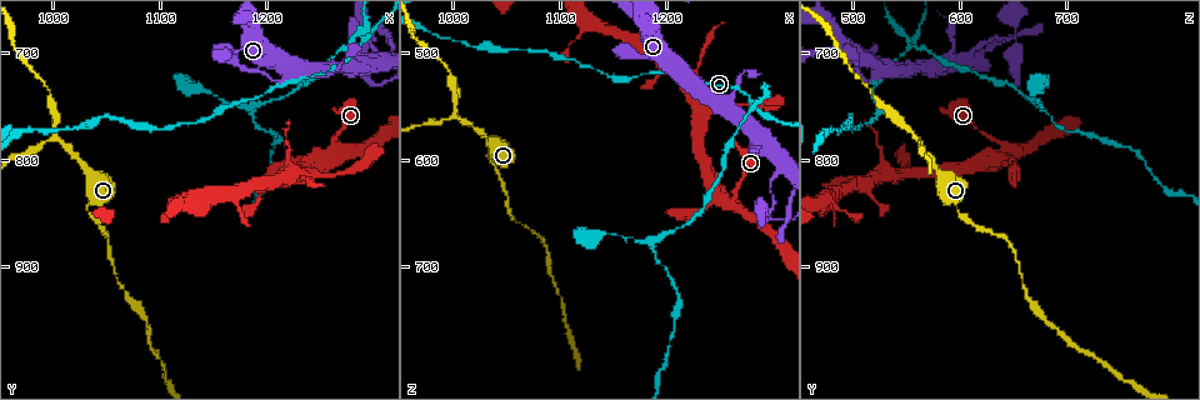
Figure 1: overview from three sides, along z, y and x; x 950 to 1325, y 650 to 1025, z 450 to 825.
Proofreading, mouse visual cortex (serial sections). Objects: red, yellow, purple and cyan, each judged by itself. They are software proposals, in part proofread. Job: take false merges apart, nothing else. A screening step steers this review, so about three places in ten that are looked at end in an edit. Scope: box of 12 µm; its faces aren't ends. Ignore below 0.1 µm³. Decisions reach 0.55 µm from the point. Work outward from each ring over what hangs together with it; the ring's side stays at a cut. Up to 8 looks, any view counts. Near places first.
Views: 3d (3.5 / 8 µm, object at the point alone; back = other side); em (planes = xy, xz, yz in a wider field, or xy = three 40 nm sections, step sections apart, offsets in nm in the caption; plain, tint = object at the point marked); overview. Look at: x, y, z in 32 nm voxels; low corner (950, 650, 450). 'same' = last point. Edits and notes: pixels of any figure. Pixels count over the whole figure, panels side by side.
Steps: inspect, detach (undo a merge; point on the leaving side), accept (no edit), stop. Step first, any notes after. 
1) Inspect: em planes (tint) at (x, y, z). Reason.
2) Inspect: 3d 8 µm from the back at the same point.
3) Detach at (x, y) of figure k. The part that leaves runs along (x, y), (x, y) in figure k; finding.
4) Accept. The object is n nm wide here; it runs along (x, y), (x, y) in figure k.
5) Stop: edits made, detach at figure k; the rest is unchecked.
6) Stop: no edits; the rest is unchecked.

Inspect: 3d 3.5 µm at (1282, 696, 552). Four arms meet.

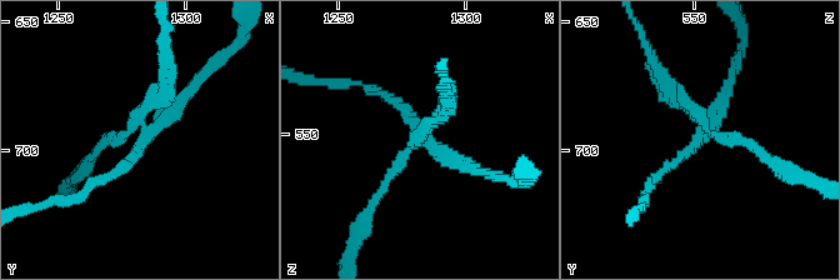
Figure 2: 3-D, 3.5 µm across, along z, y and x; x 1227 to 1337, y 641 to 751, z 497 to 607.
Inspect: em planes (tint) at (1284, 695, 553).

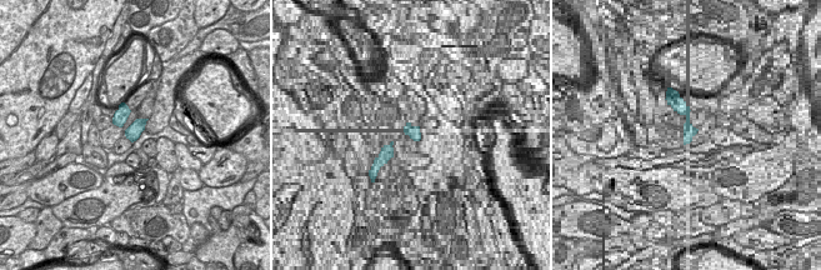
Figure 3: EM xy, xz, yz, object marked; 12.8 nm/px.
Detach at (153, 88) of figure 2. The part that leaves runs along (140, 124), (101, 143), (83, 170) in figure 2; two cells meet here.

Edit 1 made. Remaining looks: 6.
Inspect: 3d 3.5 µm at (1302, 700, 616). Calibre changes.

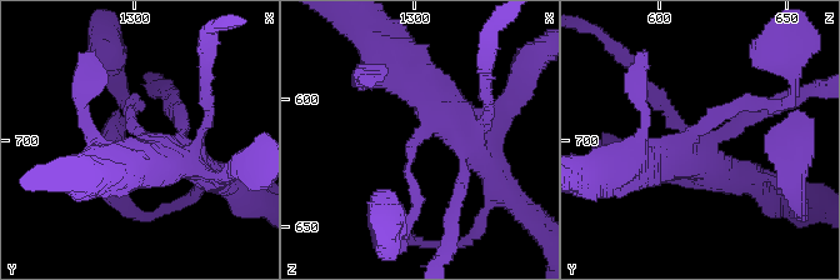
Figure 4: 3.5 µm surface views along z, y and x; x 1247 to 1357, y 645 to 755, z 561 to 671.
Inspect: em xy step 2 (tint) at (1302, 697, 615). The arms are 150, 500 nm wide.

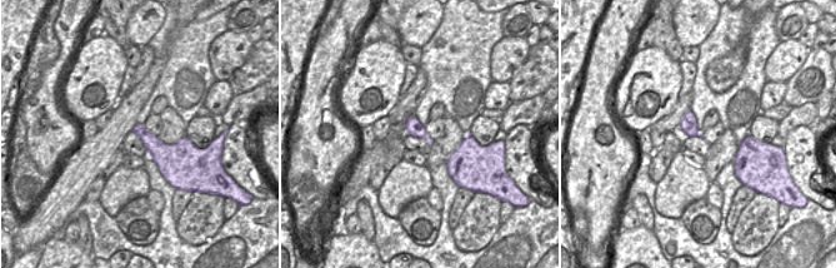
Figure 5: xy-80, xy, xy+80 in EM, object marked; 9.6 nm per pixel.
Accept. It runs along (638, 168), (740, 101), (765, 105) in figure 4; one cell here.

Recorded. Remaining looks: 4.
Inspect: 3d 8 µm at (1262, 784, 638). Branch point.

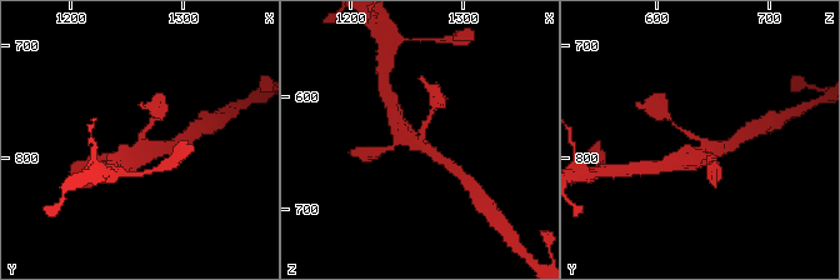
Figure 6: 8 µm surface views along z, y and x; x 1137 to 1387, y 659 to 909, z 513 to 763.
Inspect: em xy step 5 (tint) at (1262, 786, 638). Need the tissue.

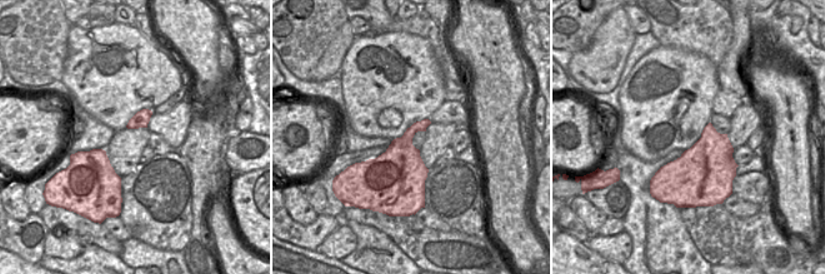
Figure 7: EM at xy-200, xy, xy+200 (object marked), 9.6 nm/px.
Accept. It runs along (150, 123), (139, 150), (120, 160) in figure 6; one cell here.

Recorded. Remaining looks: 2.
Stop: edits made, detach at figure 2; the rest is unchecked.

